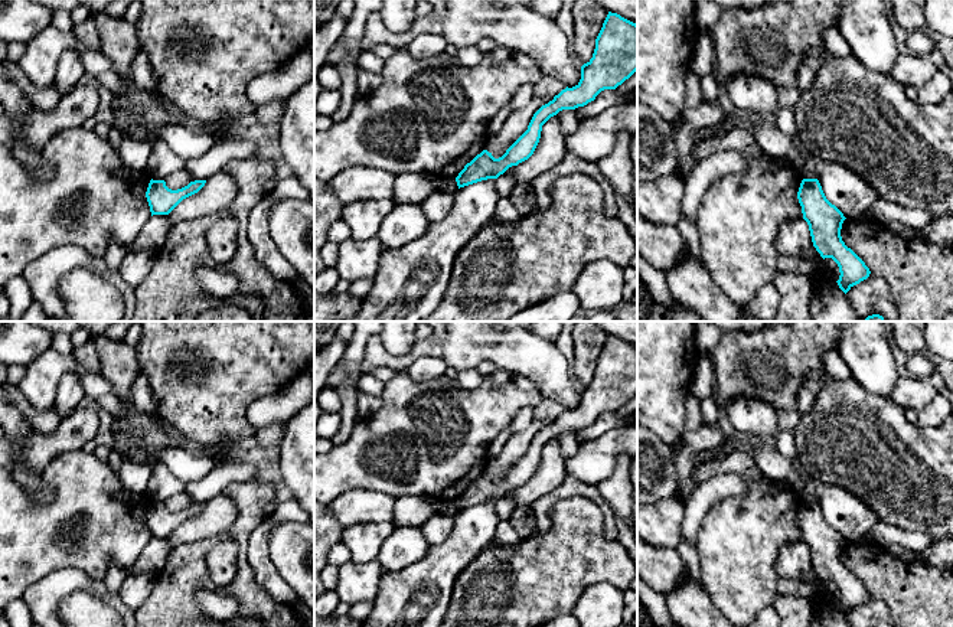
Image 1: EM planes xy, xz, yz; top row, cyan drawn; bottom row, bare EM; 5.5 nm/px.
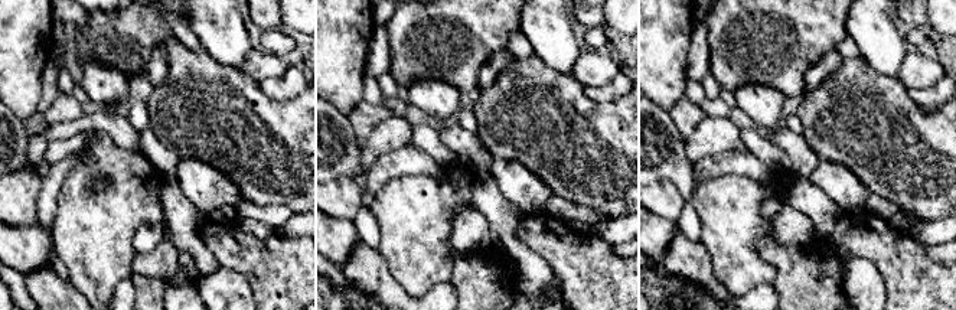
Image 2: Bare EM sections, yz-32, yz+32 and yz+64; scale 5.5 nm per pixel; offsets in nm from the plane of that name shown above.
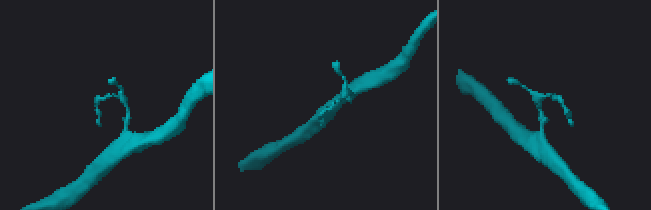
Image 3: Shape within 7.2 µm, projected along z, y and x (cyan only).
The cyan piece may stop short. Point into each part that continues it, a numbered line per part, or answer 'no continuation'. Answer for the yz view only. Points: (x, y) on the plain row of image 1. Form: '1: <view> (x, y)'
no continuation

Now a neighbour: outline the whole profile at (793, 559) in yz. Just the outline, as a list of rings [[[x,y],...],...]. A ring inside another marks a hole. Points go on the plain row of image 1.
[[[790,542],[780,548],[776,572],[780,578],[797,578],[813,568],[809,548],[802,542]]]

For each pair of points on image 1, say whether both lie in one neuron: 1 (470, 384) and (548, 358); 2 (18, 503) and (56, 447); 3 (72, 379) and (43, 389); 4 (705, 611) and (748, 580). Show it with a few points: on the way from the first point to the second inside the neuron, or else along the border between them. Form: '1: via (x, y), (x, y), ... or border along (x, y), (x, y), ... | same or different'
1: border along (475, 368), (459, 371) | different
2: border along (71, 451), (62, 451), (42, 470) | different
3: border along (78, 374), (68, 372), (62, 376), (52, 407) | different
4: border along (699, 581), (711, 601), (721, 611) | different

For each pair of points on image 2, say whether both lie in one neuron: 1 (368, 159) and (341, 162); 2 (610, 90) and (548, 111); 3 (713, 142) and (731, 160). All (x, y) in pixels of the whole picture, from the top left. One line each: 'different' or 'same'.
1: different
2: different
3: different

